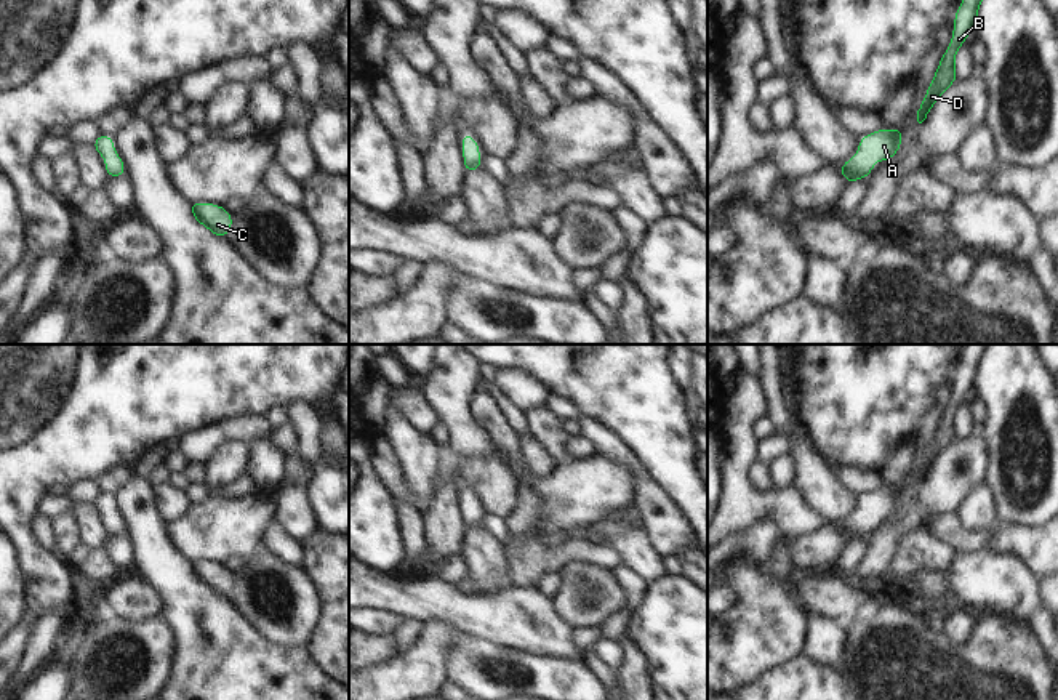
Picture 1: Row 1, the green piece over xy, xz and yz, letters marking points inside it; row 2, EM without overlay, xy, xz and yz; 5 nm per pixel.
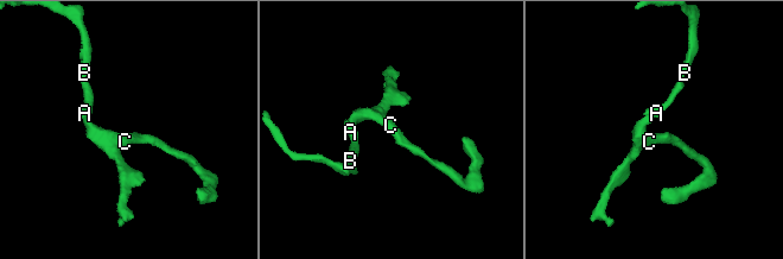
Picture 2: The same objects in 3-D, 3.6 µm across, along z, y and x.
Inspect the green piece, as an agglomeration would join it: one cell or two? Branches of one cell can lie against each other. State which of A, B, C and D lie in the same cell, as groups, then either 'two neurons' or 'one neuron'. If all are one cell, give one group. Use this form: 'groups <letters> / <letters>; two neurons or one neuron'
groups A B C D; one neuron

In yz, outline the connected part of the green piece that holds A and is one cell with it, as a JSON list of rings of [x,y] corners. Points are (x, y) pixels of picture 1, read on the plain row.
[[[903,485],[888,490],[877,489],[861,495],[858,513],[840,525],[840,533],[853,541],[871,533],[876,519],[890,519],[900,508]]]

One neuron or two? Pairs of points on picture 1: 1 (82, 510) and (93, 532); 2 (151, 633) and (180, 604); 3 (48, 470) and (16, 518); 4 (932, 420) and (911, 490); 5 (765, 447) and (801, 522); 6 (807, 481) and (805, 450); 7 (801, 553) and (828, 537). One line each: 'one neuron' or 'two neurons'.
1: one neuron
2: two neurons
3: one neuron
4: one neuron
5: two neurons
6: one neuron
7: one neuron

